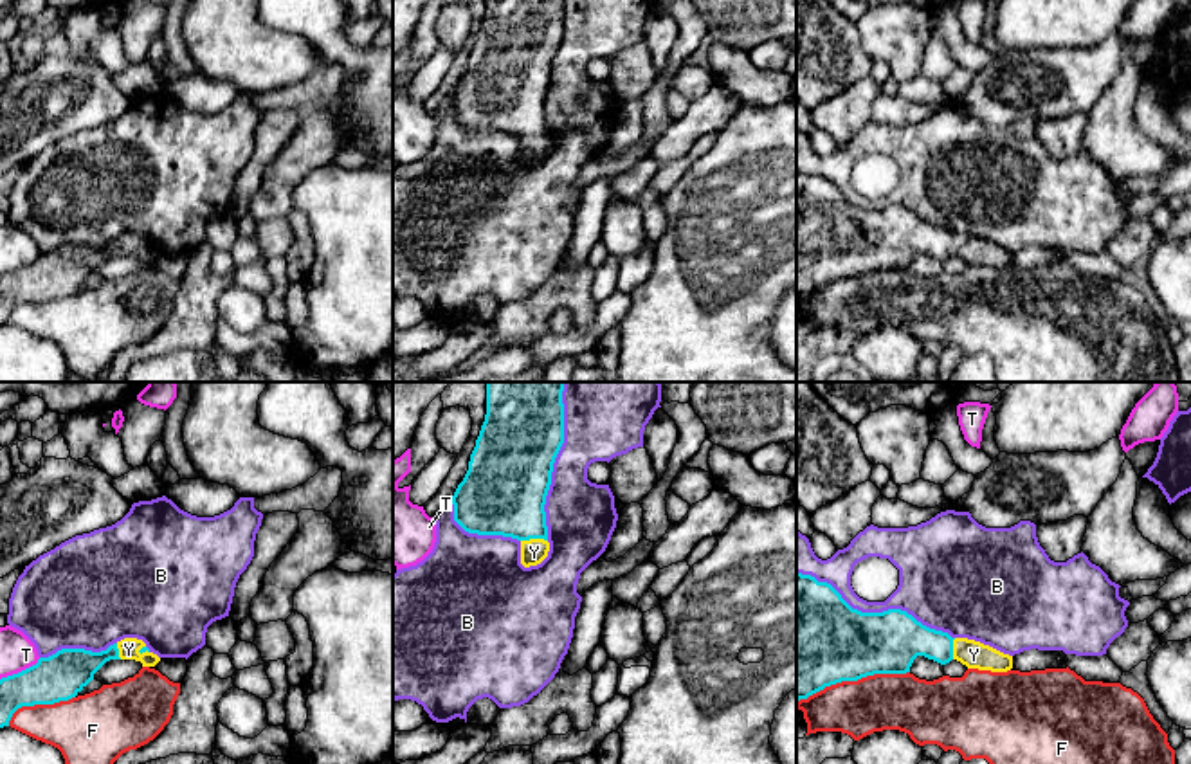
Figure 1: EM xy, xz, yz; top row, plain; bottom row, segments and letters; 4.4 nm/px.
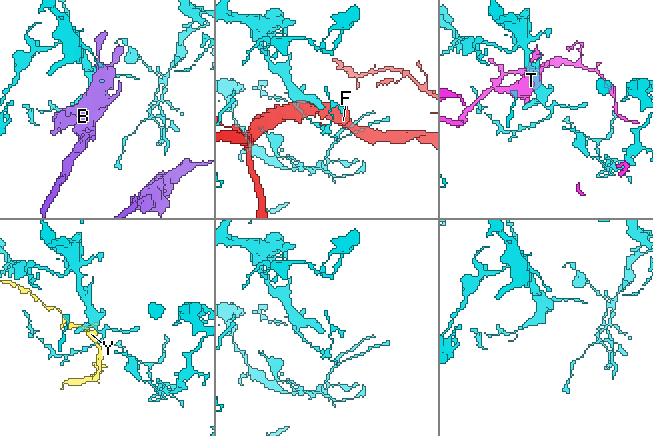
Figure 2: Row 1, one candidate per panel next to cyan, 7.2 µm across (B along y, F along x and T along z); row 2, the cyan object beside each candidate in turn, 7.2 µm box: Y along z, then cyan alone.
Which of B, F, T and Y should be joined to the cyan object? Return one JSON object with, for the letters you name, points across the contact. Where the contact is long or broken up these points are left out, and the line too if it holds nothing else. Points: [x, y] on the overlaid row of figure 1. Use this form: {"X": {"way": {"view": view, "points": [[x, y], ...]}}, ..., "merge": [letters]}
{"Y": {"way": {"view": "xz", "points": [[503, 492], [534, 537], [534, 552]]}}, "merge": ["Y"]}

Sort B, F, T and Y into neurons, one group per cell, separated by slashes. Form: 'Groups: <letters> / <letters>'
Groups: B / F / T / Y

